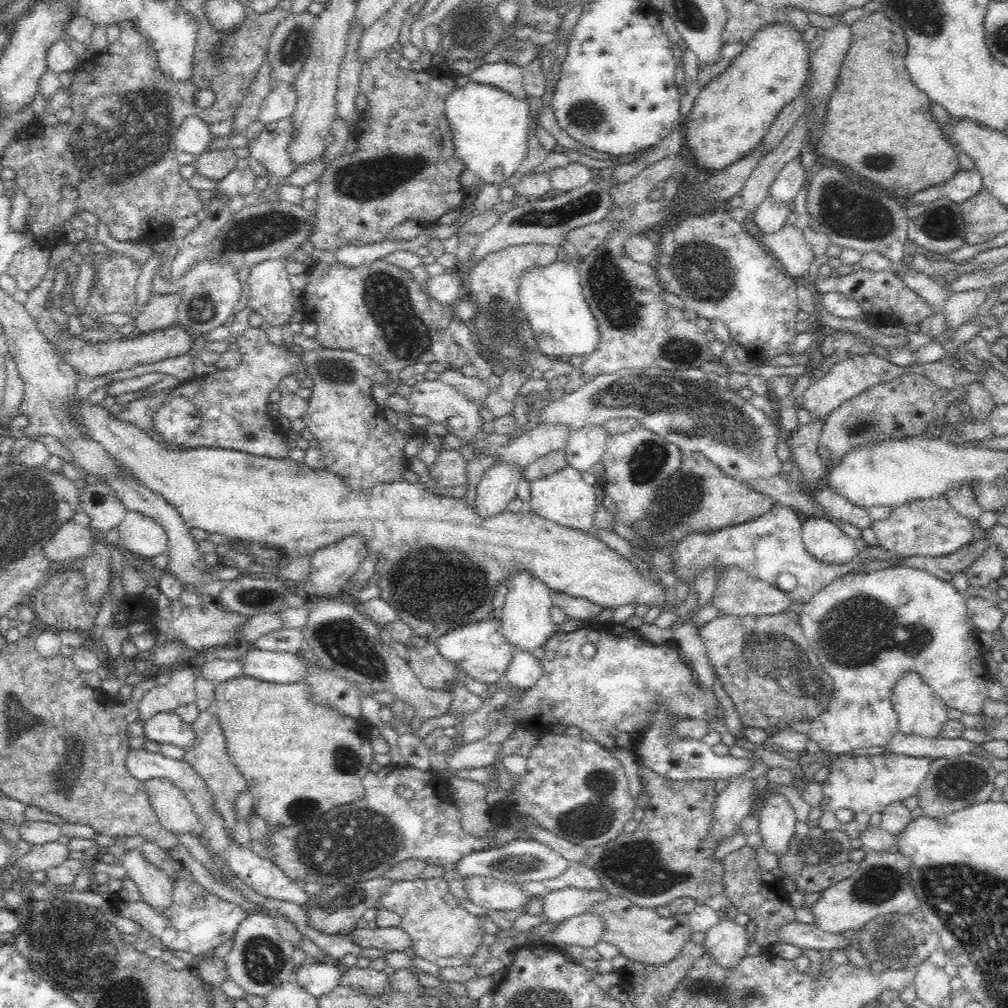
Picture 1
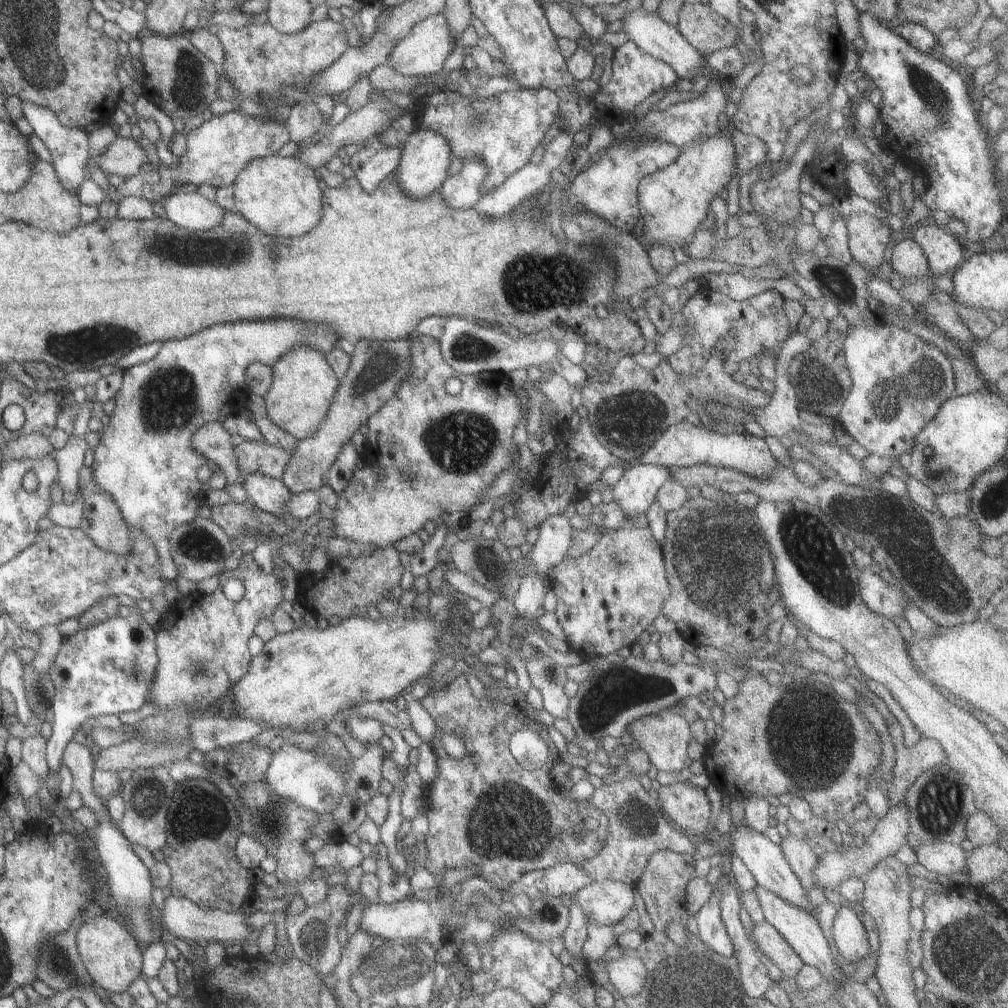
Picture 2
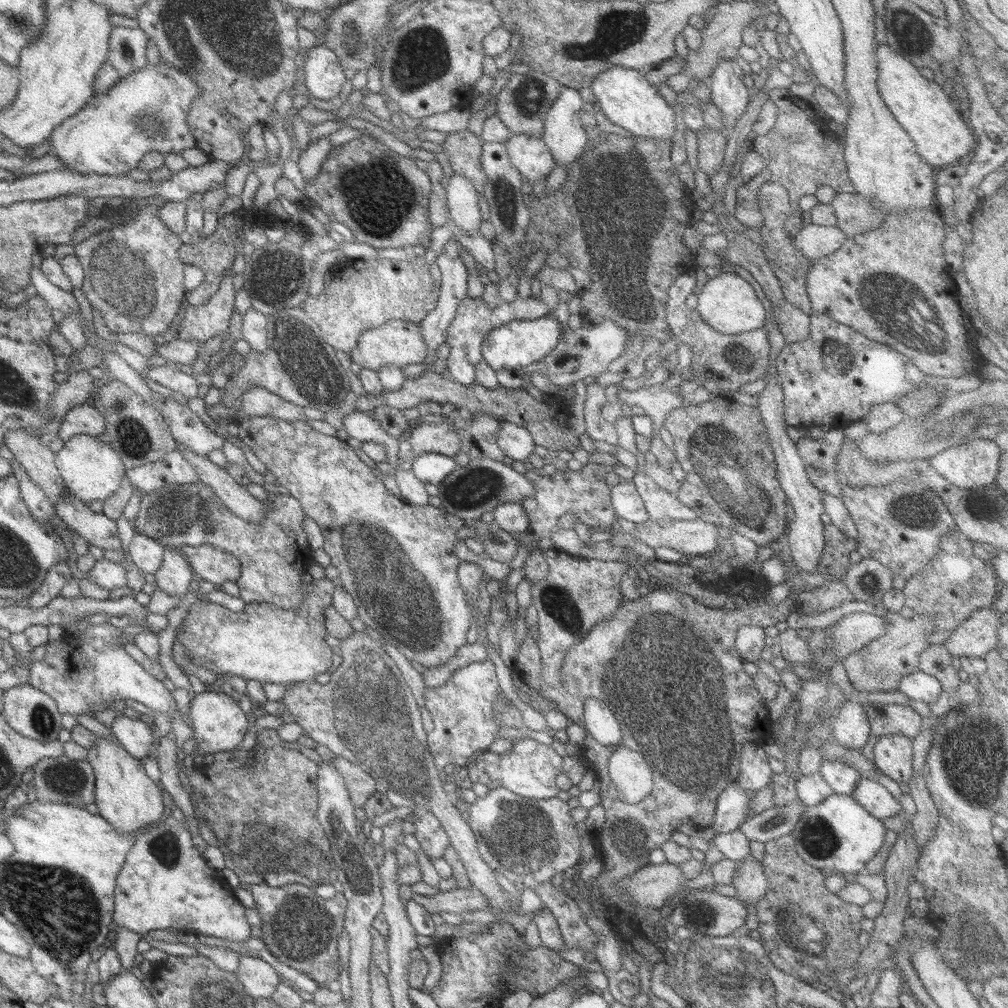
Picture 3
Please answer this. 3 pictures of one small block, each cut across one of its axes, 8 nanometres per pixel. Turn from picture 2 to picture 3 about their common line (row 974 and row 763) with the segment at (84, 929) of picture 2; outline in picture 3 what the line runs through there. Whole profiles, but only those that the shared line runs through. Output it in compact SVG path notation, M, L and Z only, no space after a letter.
M109 734L95 737L93 749L85 749L85 762L94 773L94 799L97 815L121 835L136 835L139 831L157 824L164 817L161 789L145 776L141 762L131 757Z

